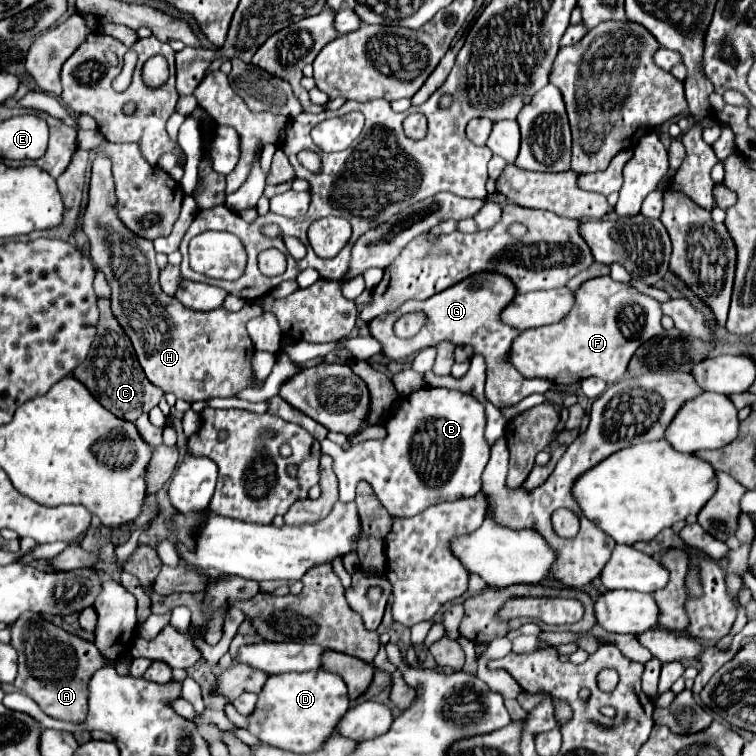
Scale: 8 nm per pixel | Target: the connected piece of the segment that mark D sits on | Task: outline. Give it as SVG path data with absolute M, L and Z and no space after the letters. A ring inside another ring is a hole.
M311 670L311 672L293 672L293 674L277 674L271 676L263 692L259 694L257 706L249 716L241 716L231 704L225 704L225 714L239 728L249 730L261 742L295 752L295 754L311 754L325 746L331 734L337 732L337 726L345 712L349 710L347 686L337 674L327 670Z

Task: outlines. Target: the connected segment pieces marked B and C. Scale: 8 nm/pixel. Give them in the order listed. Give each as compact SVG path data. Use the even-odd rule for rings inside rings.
M421 388L409 396L399 398L397 406L399 406L397 412L391 414L385 422L387 428L385 440L365 440L347 450L343 450L341 446L333 444L327 438L321 442L321 450L333 456L335 460L333 470L339 480L339 500L353 502L357 482L367 480L391 516L409 518L419 514L427 506L445 500L469 498L477 494L481 490L481 474L489 462L489 446L483 438L485 428L483 406L475 398L469 398L449 388Z
M99 300L99 310L101 310L101 318L99 318L99 324L97 324L97 338L91 346L87 360L73 370L73 376L79 382L83 382L89 388L89 392L111 414L115 414L123 420L135 422L141 414L149 412L151 408L155 408L159 404L163 392L145 378L145 372L137 362L137 356L135 356L135 350L129 342L129 336L113 320L109 300Z

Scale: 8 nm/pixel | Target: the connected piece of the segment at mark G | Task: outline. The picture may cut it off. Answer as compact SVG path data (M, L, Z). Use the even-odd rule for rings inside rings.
M479 272L473 274L455 286L449 286L447 290L435 294L429 300L407 300L401 308L381 314L375 320L369 322L371 336L375 336L383 344L383 354L393 360L403 360L407 356L415 356L423 348L437 346L437 342L451 342L455 346L471 346L475 354L483 354L485 366L487 366L487 384L485 384L485 396L493 404L515 404L521 398L533 393L544 394L551 386L551 382L545 380L527 380L523 378L517 368L509 360L509 350L515 338L521 334L517 328L507 326L501 320L501 312L511 304L511 300L517 296L517 288L505 274L499 272ZM405 310L423 310L427 314L427 324L421 328L421 332L413 338L397 338L393 334L393 324L399 316L405 314Z

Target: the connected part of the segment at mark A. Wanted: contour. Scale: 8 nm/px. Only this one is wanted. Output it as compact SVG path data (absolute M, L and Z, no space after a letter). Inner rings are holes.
M23 614L13 624L11 644L19 654L19 674L13 684L29 694L47 716L63 722L85 722L89 680L107 660L95 644L41 620L39 614Z

